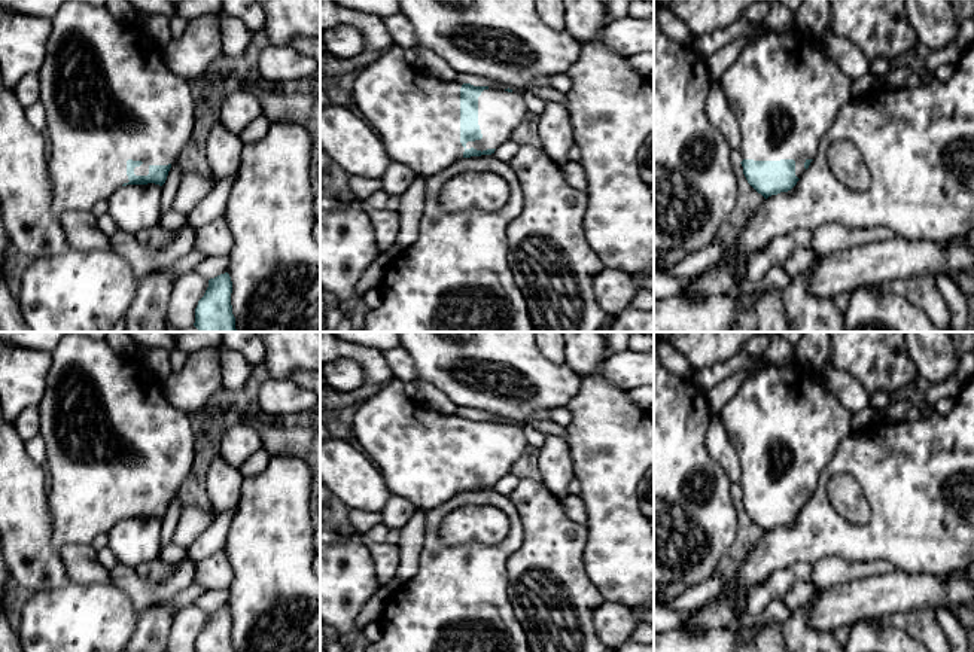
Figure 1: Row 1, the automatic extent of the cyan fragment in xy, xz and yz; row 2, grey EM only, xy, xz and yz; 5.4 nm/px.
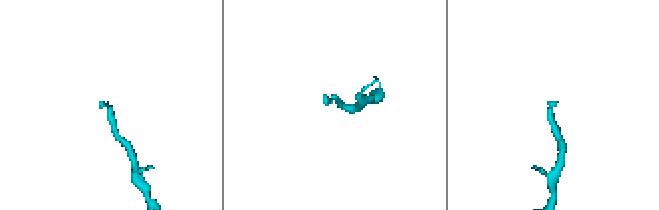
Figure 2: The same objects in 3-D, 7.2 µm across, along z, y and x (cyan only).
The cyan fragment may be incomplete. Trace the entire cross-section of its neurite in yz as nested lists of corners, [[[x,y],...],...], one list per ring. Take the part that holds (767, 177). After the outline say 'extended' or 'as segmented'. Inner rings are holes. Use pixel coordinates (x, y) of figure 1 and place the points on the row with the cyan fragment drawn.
[[[798,27],[760,34],[737,55],[719,83],[742,131],[743,174],[765,199],[797,185],[840,109],[853,98],[852,79]]] | extended

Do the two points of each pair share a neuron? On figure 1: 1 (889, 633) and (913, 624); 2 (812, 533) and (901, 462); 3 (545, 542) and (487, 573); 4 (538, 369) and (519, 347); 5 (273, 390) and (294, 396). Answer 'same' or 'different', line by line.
1: different
2: same
3: different
4: same
5: same

